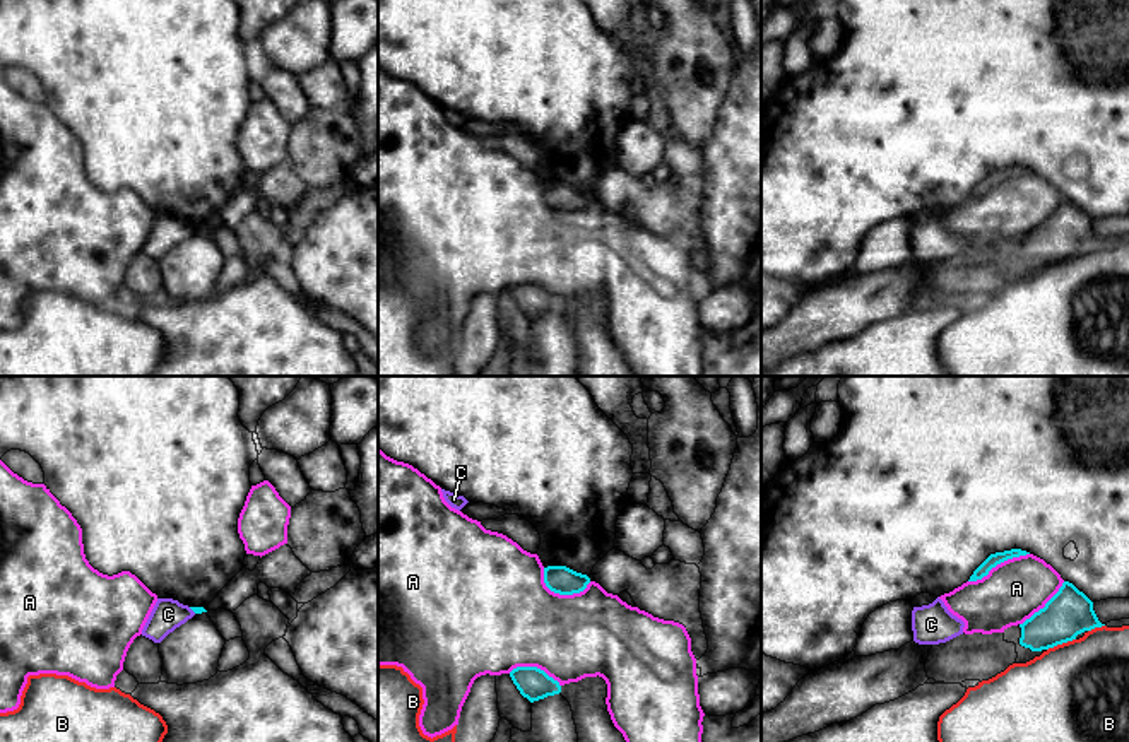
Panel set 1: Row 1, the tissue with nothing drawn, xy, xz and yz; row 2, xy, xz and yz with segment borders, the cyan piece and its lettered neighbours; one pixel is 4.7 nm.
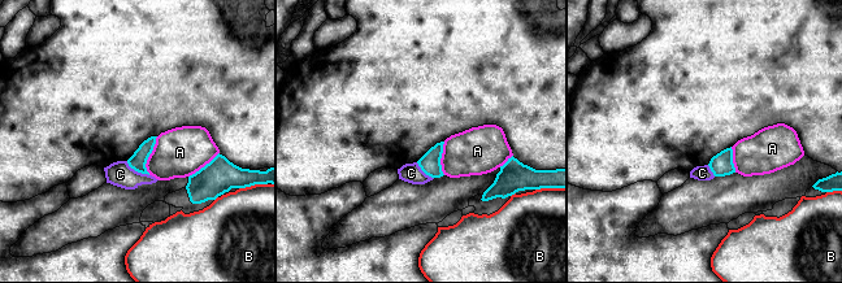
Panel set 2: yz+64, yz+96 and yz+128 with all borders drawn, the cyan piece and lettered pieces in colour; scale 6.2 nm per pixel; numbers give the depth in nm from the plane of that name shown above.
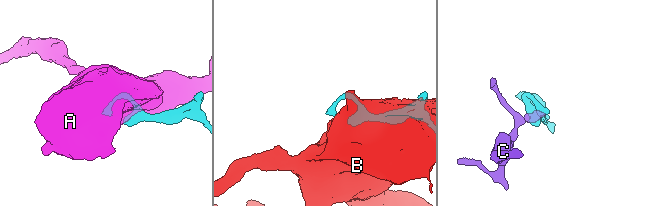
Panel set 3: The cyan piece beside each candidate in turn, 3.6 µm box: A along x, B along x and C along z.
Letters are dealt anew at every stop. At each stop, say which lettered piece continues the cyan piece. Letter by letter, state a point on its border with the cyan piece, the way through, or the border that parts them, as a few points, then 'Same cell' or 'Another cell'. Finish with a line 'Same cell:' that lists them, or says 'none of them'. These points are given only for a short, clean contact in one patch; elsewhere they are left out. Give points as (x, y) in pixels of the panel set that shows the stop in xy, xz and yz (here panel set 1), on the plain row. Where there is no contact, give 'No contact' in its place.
A: Touches cyan at xz (560, 211). Another cell
B: Touches cyan at yz (1061, 260). Another cell
C: Touches cyan at xy (192, 226). Boundary: xy (189, 224), (195, 229). Another cell
Same cell: none of them

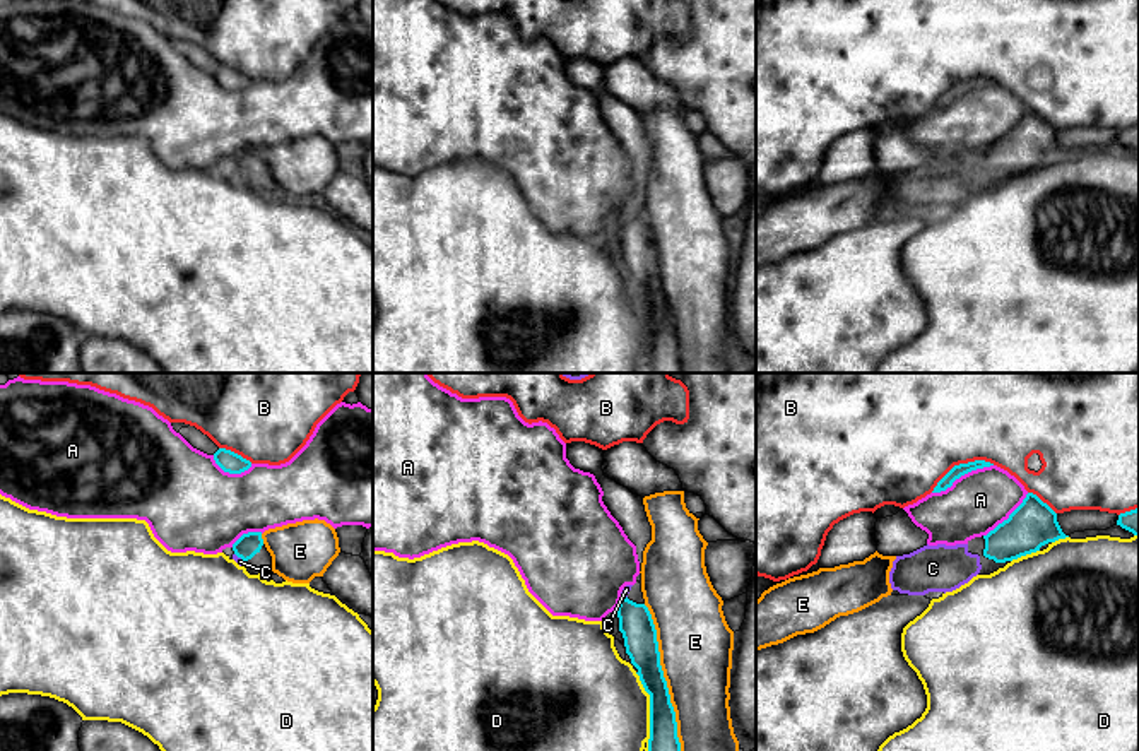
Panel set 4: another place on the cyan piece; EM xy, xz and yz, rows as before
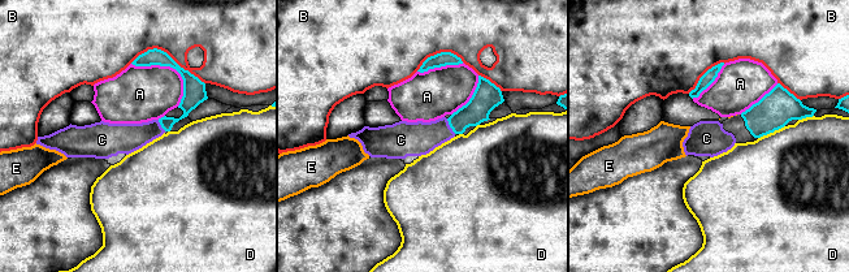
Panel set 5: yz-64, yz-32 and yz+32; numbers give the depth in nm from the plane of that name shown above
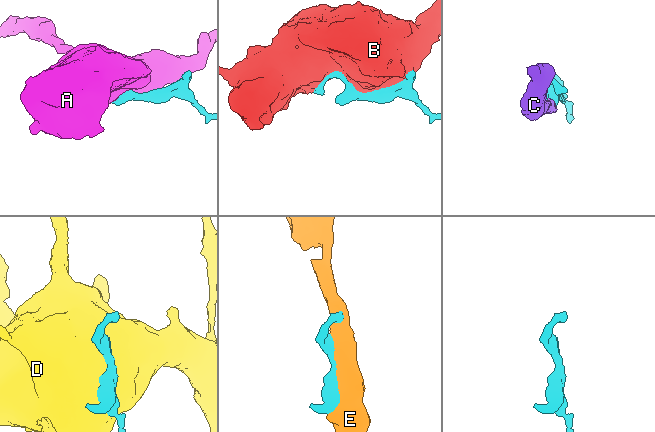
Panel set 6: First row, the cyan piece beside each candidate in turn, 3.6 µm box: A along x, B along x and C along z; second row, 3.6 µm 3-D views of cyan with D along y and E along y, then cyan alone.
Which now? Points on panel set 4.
A: Touches cyan at yz (961, 91). Another cell
B: Touches cyan at yz (961, 81). Another cell
C: Touches cyan at xy (240, 173). Path across: xy (248, 161), (240, 173), (240, 178). Same cell
D: Touches cyan at xz (650, 331). Another cell
E: Touches cyan at xz (664, 296). Another cell
Same cell: C

